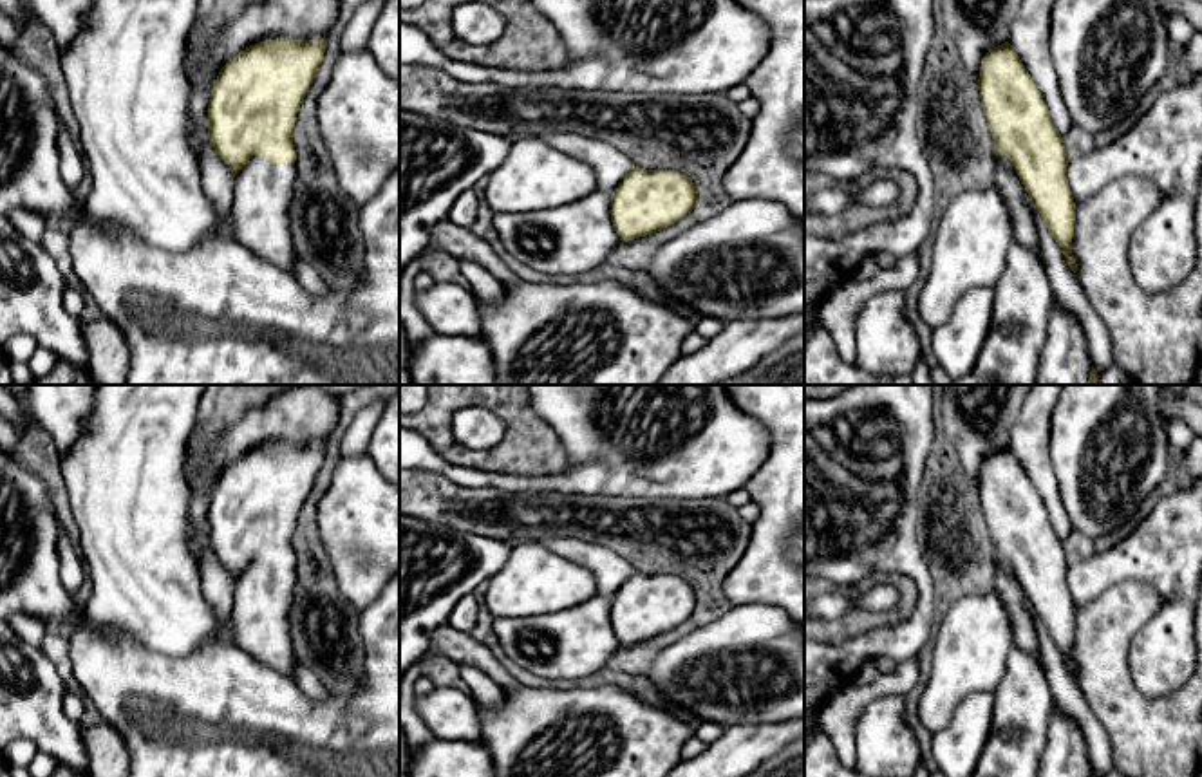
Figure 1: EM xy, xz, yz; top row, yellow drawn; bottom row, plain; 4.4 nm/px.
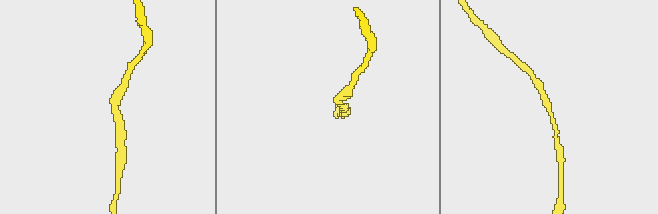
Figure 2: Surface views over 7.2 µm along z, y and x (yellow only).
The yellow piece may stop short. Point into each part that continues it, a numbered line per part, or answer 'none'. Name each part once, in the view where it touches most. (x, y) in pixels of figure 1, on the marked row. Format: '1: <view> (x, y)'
1: xy (264, 190)

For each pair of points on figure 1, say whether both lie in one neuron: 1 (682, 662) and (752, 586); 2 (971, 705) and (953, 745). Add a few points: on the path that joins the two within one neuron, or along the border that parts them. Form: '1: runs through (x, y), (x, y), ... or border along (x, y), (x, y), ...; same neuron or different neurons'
1: border along (778, 606), (736, 604), (731, 608); different neurons
2: runs through (971, 714), (971, 727), (962, 736); same neuron

